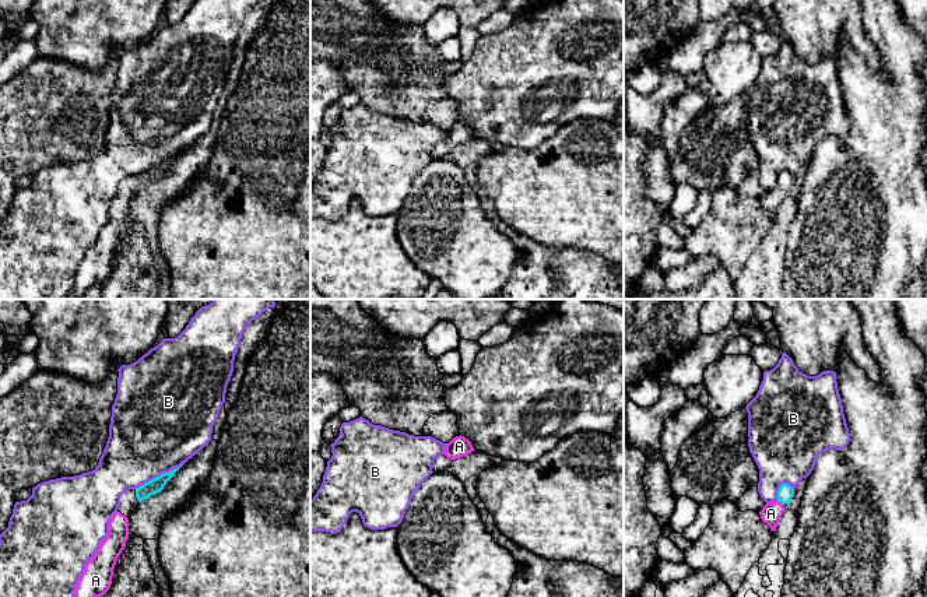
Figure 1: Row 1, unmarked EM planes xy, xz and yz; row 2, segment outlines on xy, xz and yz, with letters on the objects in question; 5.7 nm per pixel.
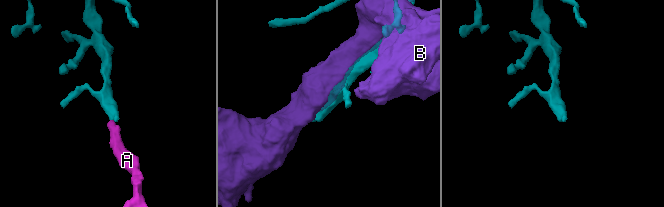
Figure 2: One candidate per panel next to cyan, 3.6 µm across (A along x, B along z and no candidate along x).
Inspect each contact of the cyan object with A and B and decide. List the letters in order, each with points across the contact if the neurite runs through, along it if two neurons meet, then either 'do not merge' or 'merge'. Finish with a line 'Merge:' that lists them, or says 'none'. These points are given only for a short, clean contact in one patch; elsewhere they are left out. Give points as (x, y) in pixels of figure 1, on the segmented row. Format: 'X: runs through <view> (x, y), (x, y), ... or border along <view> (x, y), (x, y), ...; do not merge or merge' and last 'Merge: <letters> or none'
A: runs through yz (785, 494), (779, 501), (771, 513); merge
B: do not merge
Merge: A

